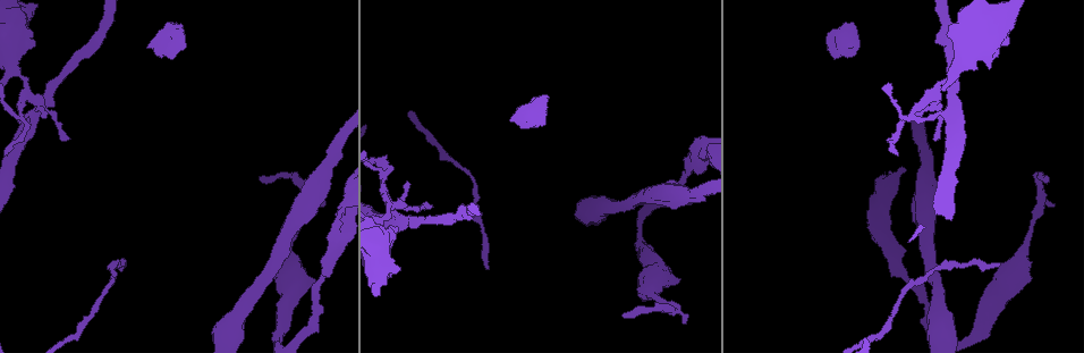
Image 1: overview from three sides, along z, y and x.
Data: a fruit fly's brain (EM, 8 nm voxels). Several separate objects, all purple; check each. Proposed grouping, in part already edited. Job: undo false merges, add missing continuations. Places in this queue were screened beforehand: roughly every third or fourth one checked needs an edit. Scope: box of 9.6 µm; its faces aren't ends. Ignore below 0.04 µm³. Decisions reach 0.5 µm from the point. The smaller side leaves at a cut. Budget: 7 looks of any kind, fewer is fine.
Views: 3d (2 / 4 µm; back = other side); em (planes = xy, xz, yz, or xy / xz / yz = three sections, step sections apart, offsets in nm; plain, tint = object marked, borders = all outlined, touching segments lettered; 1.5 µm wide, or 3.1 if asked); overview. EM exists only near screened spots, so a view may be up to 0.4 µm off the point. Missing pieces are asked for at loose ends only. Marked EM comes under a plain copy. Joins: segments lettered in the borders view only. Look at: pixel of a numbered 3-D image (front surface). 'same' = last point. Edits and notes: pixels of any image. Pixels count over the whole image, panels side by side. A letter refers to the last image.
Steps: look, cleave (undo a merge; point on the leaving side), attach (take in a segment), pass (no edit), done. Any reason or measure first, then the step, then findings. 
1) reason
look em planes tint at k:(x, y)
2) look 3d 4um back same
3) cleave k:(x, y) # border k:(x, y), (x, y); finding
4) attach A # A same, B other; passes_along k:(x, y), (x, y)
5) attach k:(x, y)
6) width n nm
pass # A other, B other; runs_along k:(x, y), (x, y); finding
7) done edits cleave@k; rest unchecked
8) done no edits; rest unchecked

branch stops here
look em planes borders at 1:(261, 179)

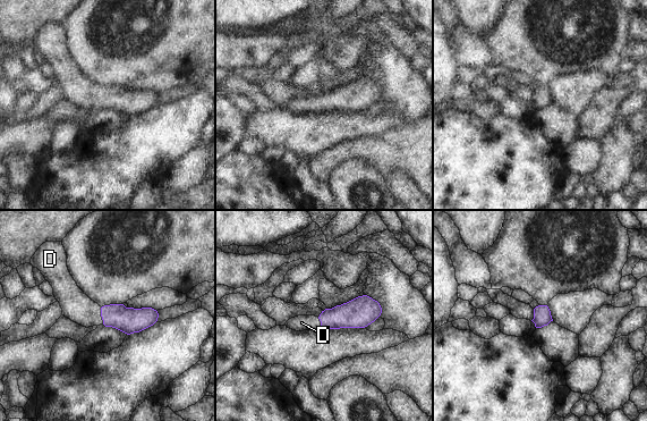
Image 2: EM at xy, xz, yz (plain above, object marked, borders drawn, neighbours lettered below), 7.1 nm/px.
attach D # D same; passes_along 2:(129, 320), (101, 316), (76, 305); the neuron continues

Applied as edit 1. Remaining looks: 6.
thin end
look em xz step 8 borders at 1:(68, 137)

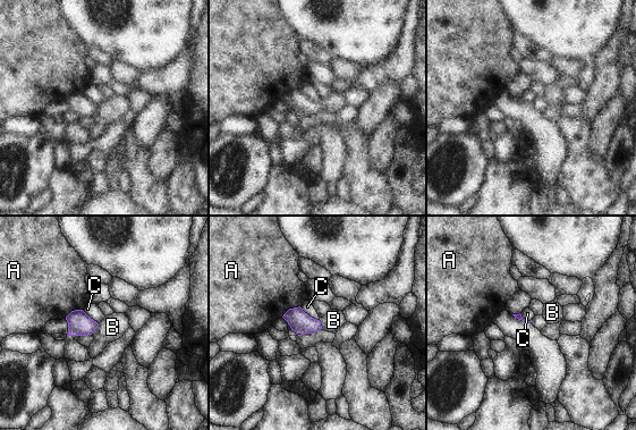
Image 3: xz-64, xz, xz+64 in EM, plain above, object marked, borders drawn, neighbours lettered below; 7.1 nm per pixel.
longest_contact C 160 nm
pass # A other, B other, C other; no lettered segment goes on from it

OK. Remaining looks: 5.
branch stops here
look 3d 2um at 1:(547, 99)

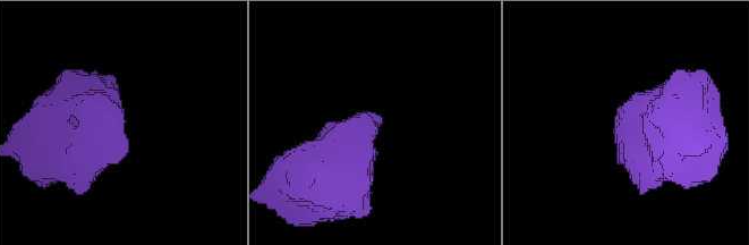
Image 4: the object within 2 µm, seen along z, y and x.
need the tissue
look em planes borders at 4:(118, 161)

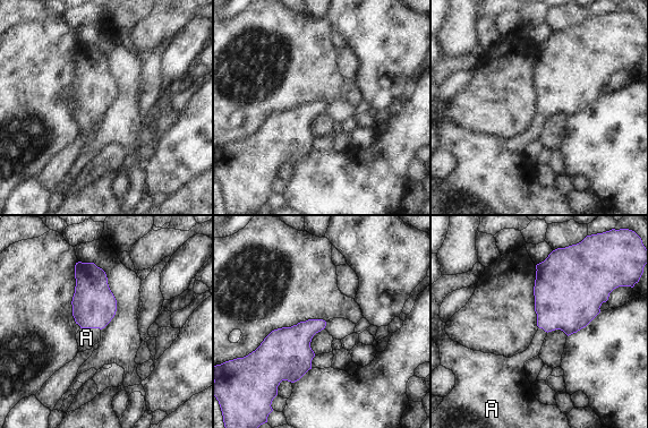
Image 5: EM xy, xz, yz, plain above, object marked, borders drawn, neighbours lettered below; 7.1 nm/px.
attach A # A same; passes_along 5:(94, 305), (91, 327), (86, 337); it goes on there

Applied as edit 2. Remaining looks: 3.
done edits attach@2, attach@5; rest unchecked

